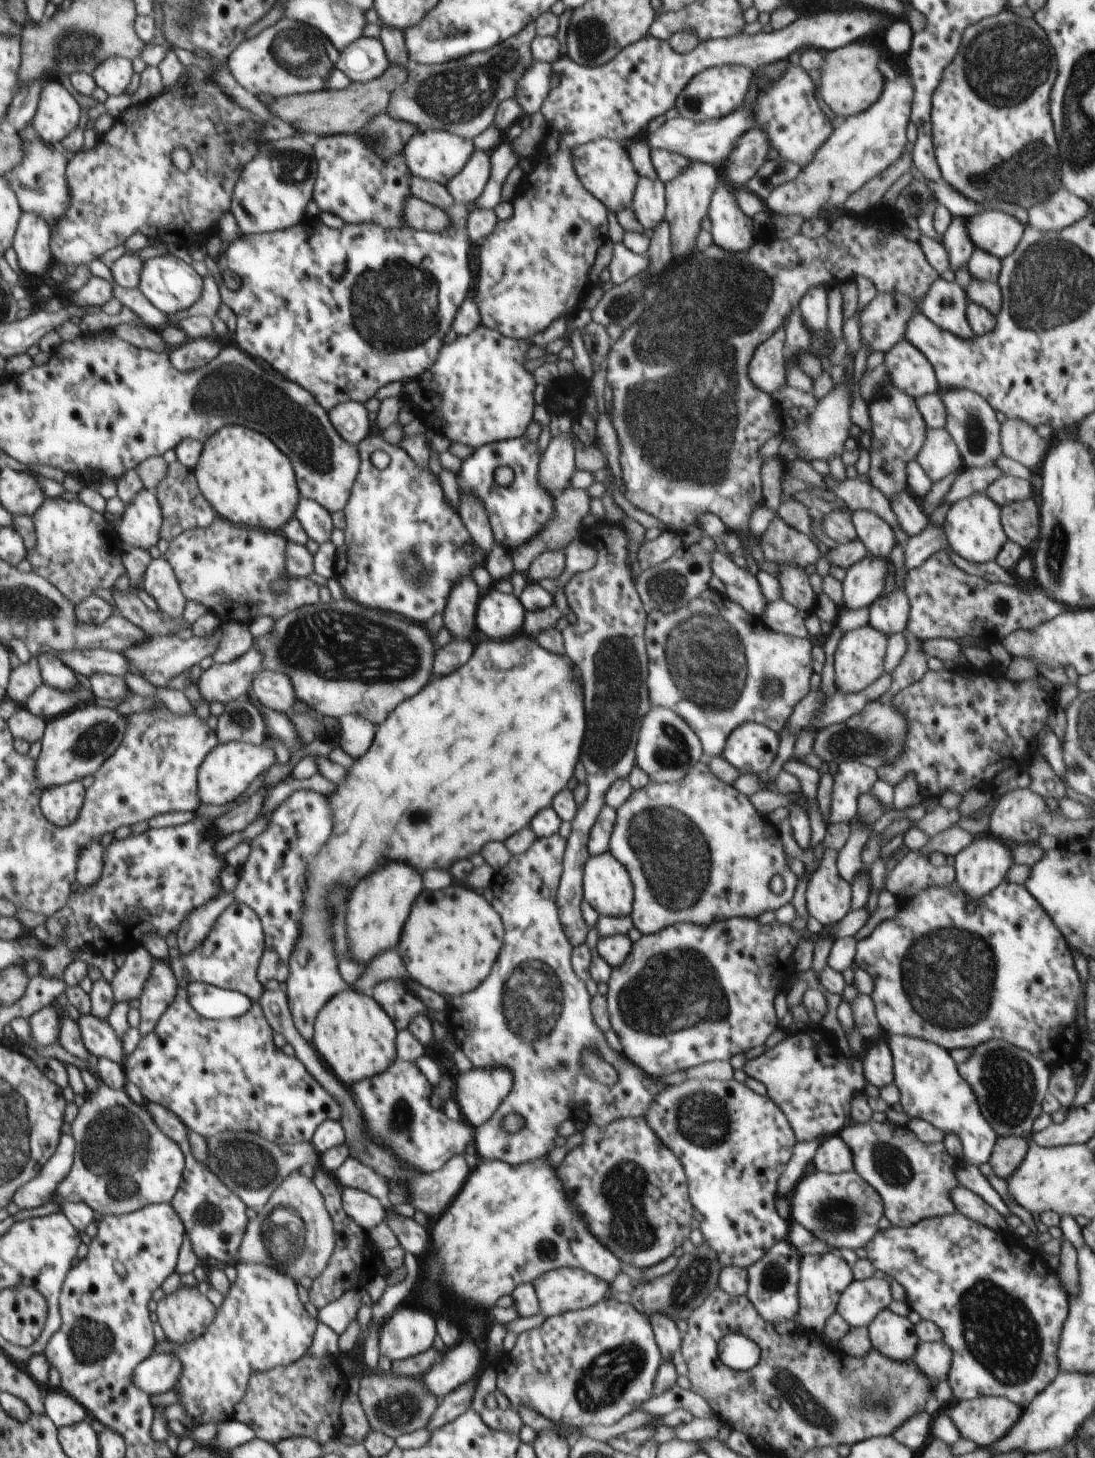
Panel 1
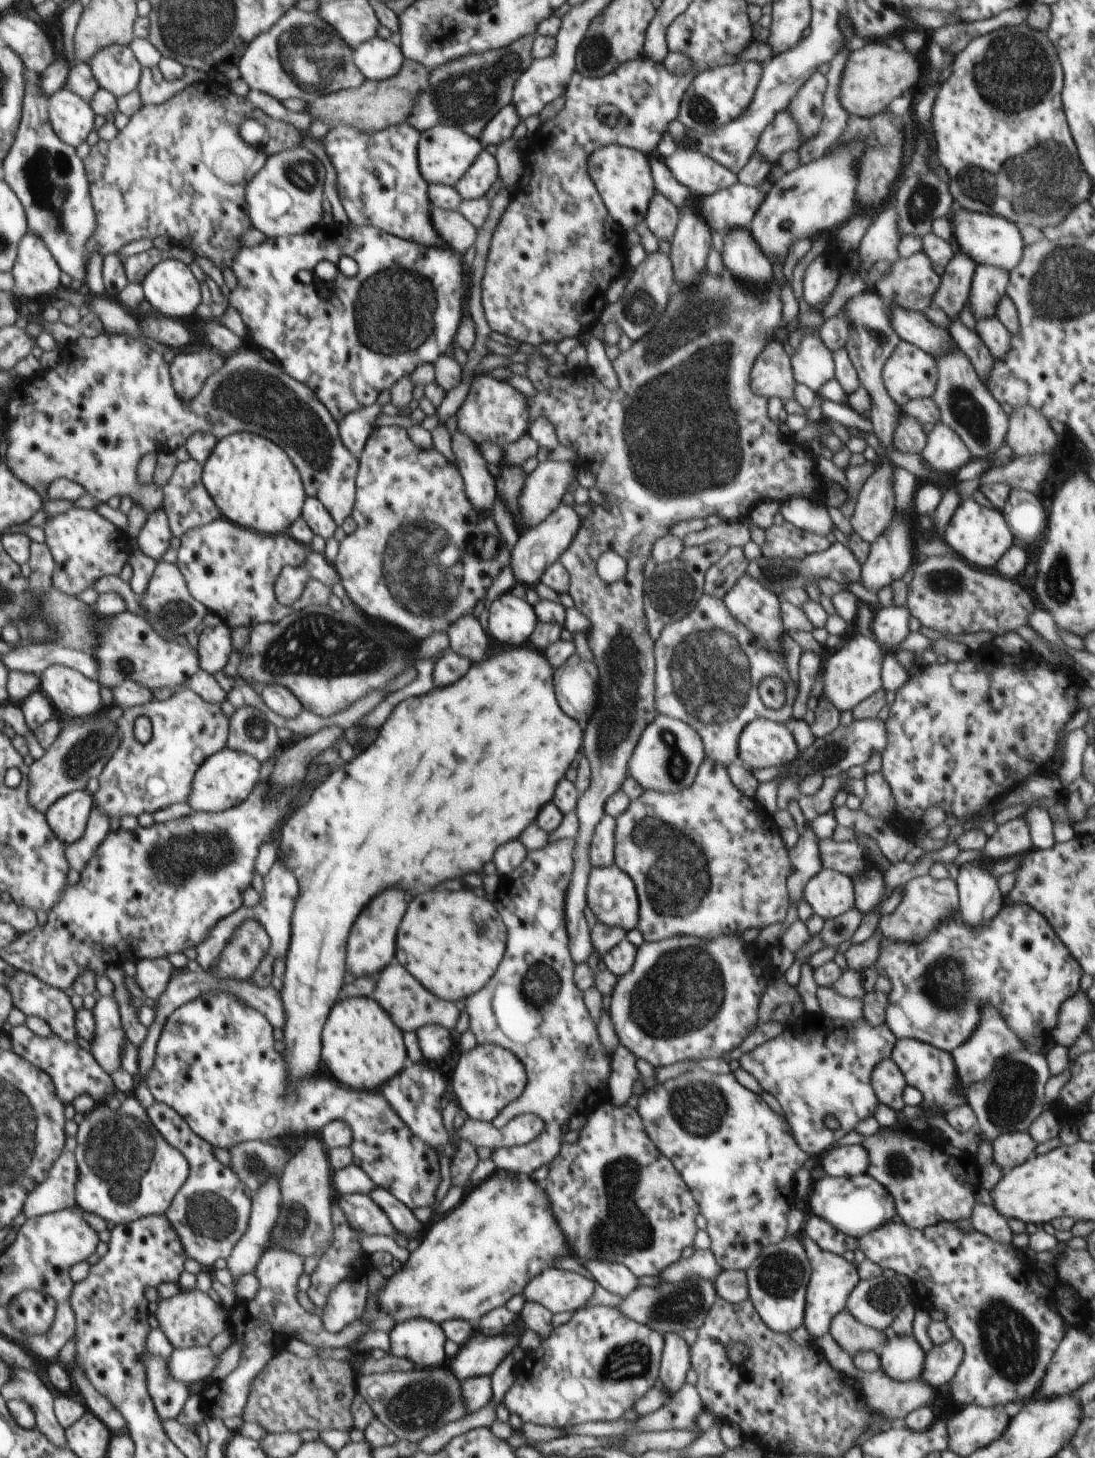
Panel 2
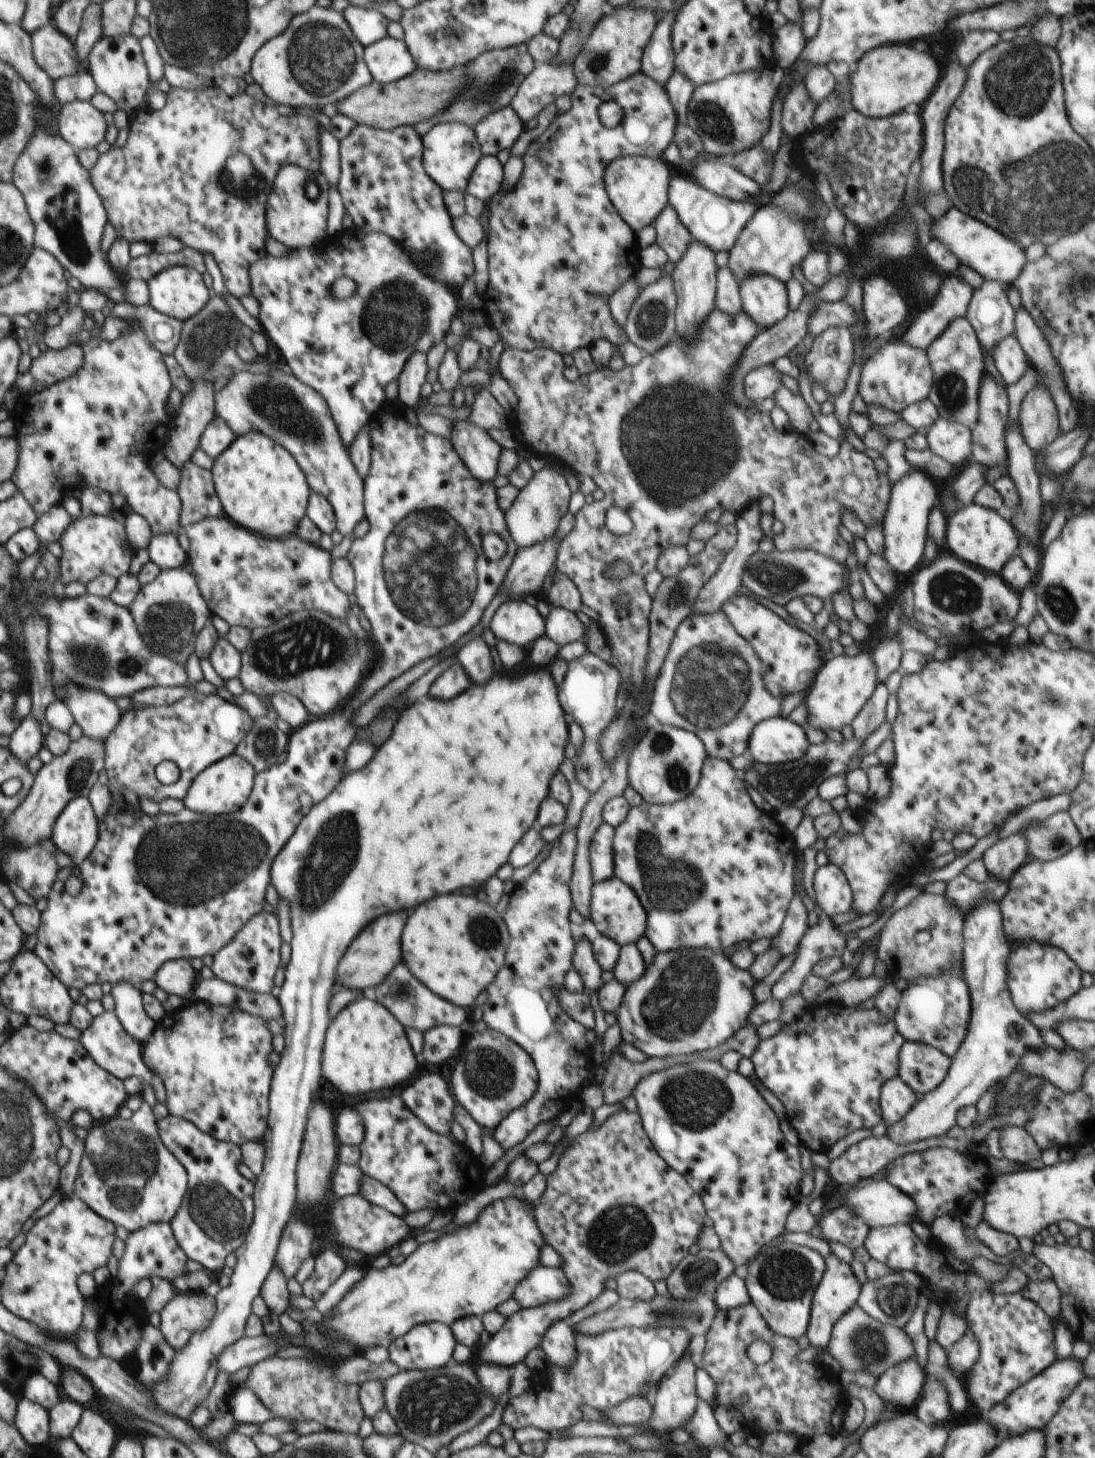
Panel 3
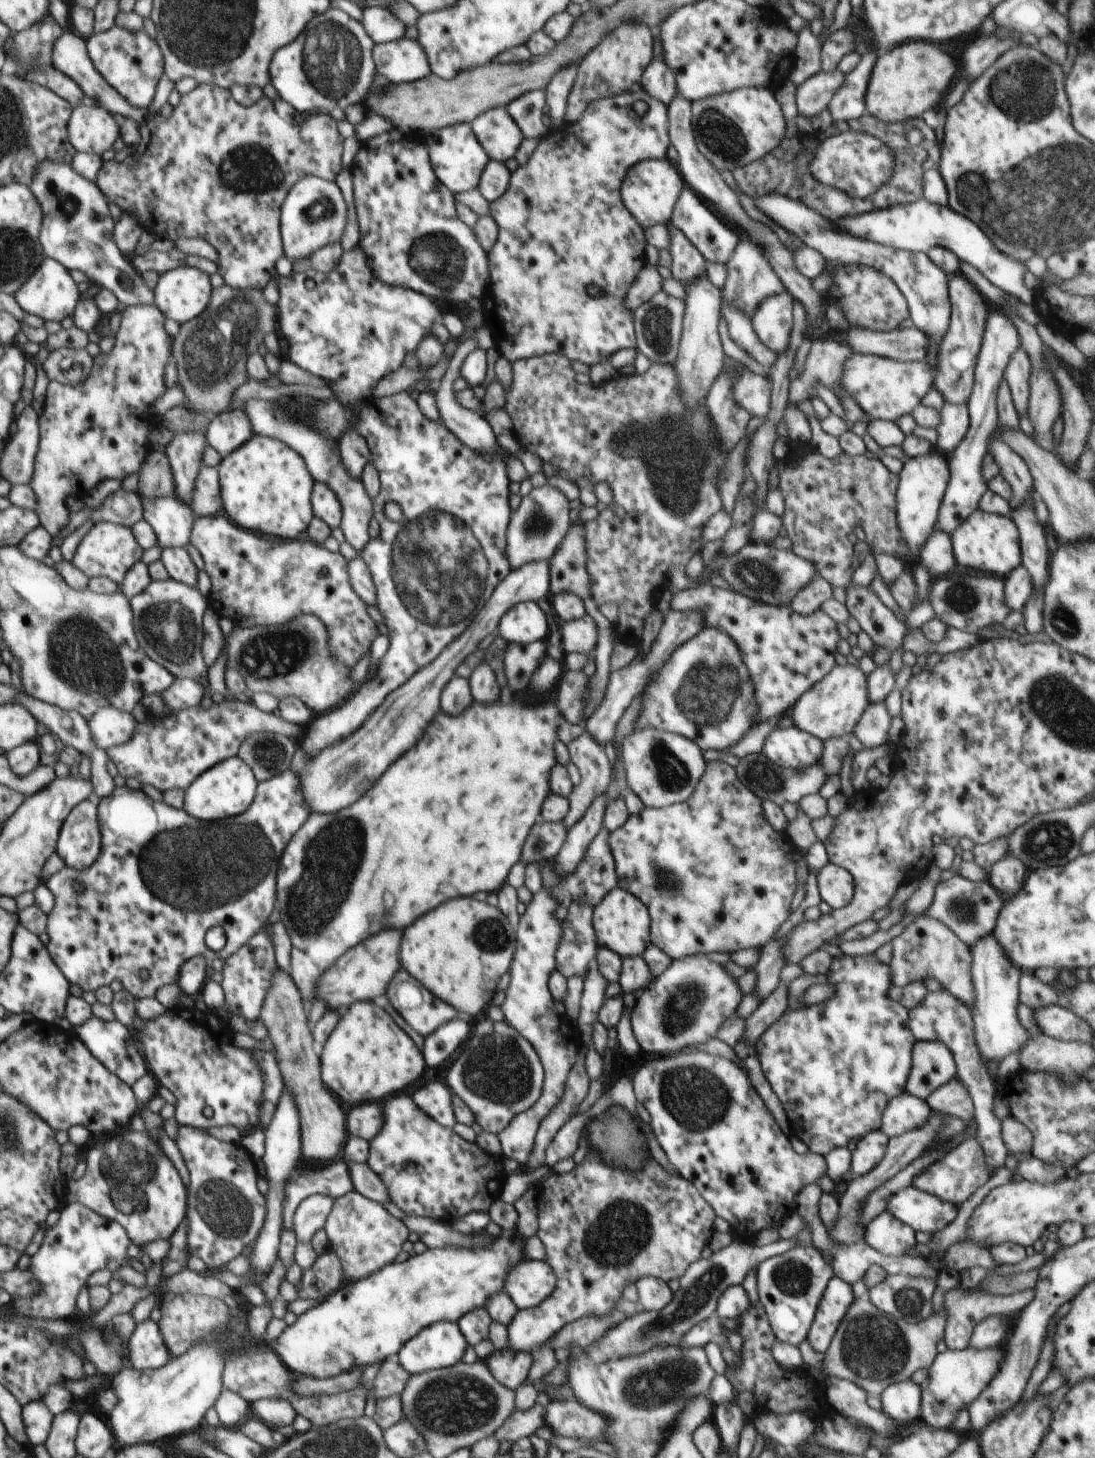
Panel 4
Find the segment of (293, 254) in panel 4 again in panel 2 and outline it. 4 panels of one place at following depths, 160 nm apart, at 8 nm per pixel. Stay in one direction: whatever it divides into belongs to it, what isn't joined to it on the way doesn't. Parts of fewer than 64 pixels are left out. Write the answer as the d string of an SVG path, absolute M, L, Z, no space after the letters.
M307 144L270 155L265 165L252 174L246 187L247 211L253 227L267 238L304 235L322 225L322 196L325 195L324 165L307 149Z

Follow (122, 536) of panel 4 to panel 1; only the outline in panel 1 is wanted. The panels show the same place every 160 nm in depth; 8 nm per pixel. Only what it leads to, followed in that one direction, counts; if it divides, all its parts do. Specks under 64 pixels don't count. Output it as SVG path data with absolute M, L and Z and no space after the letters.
M45 498L41 508L32 516L35 526L36 546L27 550L27 560L32 565L32 570L41 577L56 585L68 600L76 606L93 594L96 589L112 589L118 576L125 574L121 554L122 540L114 524L108 522L101 510L95 510L84 502L83 499L62 500L60 498Z

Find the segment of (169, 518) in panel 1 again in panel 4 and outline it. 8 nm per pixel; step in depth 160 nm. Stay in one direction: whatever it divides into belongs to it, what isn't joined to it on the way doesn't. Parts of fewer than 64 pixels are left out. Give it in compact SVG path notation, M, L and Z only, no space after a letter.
M205 464L200 467L190 506L196 518L222 513L218 467L209 467Z

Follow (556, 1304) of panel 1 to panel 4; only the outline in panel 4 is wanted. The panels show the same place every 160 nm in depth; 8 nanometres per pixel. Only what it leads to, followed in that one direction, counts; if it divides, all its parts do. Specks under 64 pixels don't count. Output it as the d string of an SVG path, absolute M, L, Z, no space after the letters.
M524 1258L509 1270L503 1290L520 1310L533 1309L550 1296L556 1281L552 1267L545 1260Z

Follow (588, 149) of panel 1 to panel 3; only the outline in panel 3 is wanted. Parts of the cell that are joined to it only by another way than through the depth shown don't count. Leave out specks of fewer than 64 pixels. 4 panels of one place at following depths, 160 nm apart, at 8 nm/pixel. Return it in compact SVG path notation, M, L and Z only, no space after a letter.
M624 156L612 160L604 170L604 190L620 217L630 229L638 233L642 228L653 225L656 216L669 205L668 182L675 170L662 158Z

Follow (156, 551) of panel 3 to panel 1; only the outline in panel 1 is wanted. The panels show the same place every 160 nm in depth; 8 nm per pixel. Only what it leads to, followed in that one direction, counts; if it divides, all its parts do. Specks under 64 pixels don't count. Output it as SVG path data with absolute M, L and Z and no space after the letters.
M142 489L115 526L122 547L140 547L146 550L156 546L161 538L163 514L156 491Z

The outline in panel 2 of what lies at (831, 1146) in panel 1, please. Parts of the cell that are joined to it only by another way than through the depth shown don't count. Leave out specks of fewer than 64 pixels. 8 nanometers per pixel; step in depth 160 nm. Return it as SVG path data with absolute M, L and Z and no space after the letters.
M846 1145L834 1148L822 1155L823 1169L829 1177L848 1177L867 1172L870 1166L869 1152L862 1145Z

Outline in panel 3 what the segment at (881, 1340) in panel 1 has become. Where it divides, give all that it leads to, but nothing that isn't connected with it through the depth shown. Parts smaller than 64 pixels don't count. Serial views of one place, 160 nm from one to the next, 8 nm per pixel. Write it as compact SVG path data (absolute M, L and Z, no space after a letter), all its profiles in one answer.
M913 1357L890 1370L886 1368L886 1372L878 1376L874 1391L883 1402L890 1402L898 1406L900 1411L907 1411L916 1404L927 1380L925 1369Z

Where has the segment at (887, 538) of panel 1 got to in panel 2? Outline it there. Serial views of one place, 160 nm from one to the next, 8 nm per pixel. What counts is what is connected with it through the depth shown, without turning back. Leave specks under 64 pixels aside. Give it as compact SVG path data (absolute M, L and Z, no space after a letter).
M883 461L865 482L854 515L849 518L854 532L872 544L887 528L895 513L892 463Z

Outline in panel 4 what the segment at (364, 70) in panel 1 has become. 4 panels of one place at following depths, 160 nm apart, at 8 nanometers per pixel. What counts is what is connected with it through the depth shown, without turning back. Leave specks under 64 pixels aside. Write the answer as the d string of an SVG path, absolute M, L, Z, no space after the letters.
M402 37L387 43L376 43L373 59L378 75L385 76L391 83L409 83L432 74L425 48L418 39Z

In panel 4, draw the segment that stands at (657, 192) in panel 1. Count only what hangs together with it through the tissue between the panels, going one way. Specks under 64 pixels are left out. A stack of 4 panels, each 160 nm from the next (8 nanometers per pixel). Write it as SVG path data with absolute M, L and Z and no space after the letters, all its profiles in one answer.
M671 220L666 223L671 236L669 251L673 260L671 272L674 280L683 286L693 283L706 274L707 261L700 251L686 238L686 235L676 228Z

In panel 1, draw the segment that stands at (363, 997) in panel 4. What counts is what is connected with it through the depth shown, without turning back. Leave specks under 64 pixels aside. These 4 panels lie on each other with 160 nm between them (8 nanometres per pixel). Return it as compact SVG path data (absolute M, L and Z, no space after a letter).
M394 862L390 866L386 864L386 868L382 864L378 872L370 873L357 884L350 894L345 918L350 959L368 966L376 955L396 948L410 914L410 906L424 890L422 878L409 864Z

